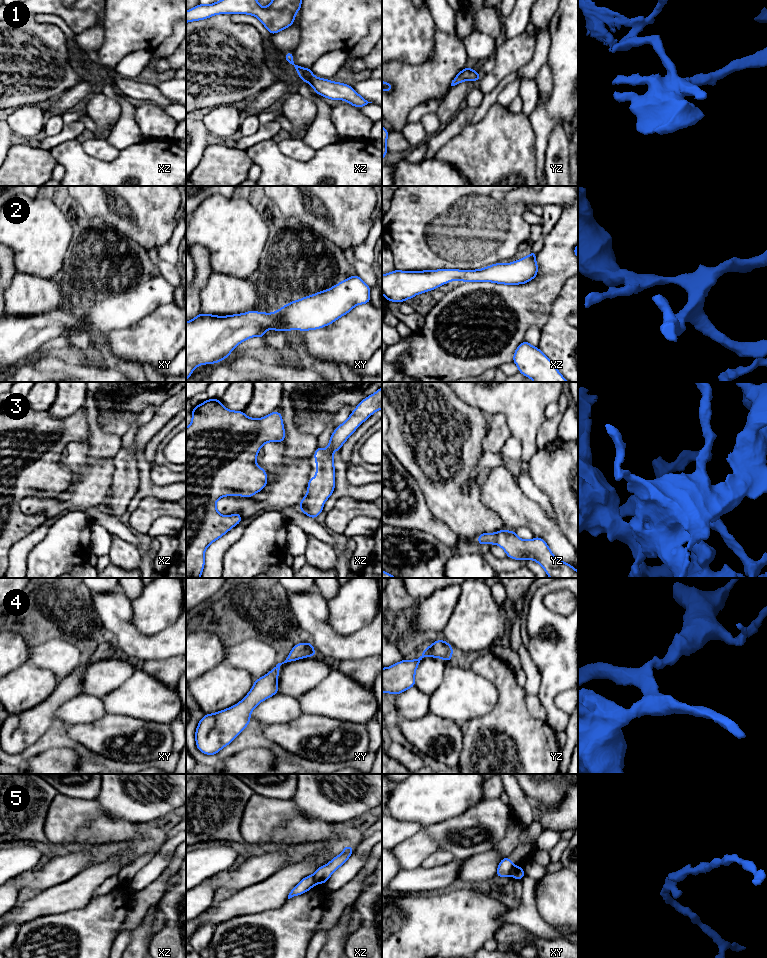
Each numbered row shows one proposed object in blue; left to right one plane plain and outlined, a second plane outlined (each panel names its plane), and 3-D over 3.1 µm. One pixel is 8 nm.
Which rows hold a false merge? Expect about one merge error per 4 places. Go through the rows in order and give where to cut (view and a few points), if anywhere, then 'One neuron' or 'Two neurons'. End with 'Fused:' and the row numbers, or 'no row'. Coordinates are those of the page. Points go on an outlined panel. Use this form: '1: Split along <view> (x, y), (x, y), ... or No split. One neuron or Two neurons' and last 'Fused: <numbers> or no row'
1: No split. One neuron
2: No split. One neuron
3: No split. One neuron
4: No split. One neuron
5: Split along xz (313, 875), (318, 882). Two neurons
Fused: 5

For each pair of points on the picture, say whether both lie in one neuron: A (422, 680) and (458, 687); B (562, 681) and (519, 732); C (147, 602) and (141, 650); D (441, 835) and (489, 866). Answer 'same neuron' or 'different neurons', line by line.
A: different neurons
B: different neurons
C: different neurons
D: different neurons

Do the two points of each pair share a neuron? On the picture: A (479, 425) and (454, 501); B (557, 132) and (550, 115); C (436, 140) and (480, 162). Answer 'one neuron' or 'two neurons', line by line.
A: one neuron
B: two neurons
C: two neurons

